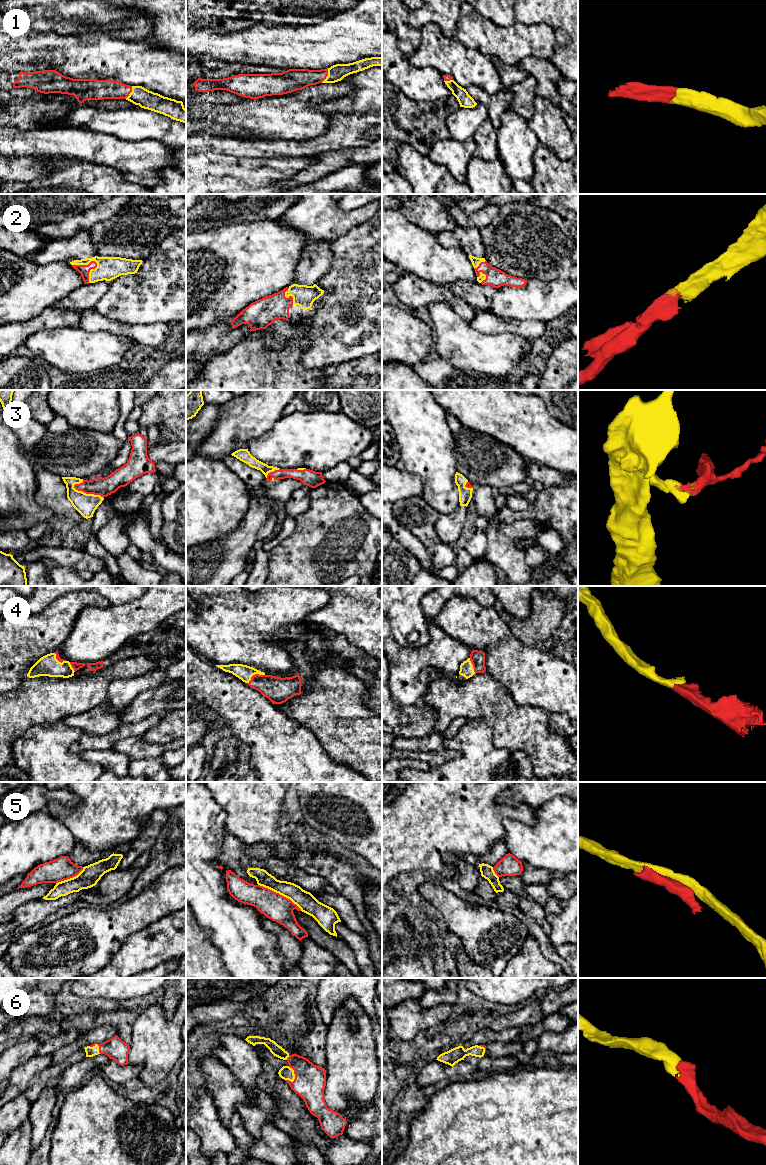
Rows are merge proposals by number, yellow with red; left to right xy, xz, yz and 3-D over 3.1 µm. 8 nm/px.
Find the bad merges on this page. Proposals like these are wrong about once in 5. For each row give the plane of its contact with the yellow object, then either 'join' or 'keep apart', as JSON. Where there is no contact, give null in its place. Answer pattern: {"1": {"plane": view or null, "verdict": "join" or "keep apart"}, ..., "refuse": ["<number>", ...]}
{"1": {"plane": "xz", "verdict": "join"}, "2": {"plane": "xy", "verdict": "join"}, "3": {"plane": "xy", "verdict": "join"}, "4": {"plane": "xz", "verdict": "join"}, "5": {"plane": "xz", "verdict": "keep apart"}, "6": {"plane": "xz", "verdict": "join"}, "refuse": ["5"]}

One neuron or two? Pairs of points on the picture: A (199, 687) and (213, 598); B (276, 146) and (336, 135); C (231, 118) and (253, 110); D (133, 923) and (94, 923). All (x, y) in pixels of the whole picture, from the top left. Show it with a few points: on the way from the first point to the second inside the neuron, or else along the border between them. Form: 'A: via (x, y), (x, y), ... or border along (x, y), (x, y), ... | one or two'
A: border along (196, 652), (215, 665) | two
B: via (291, 147), (310, 147), (321, 144) | one
C: via (236, 115), (248, 115) | one
D: via (123, 922), (104, 923) | one

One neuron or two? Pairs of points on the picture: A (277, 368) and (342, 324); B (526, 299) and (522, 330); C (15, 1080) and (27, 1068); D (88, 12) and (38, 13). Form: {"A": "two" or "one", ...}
{"A": "two", "B": "two", "C": "one", "D": "one"}

